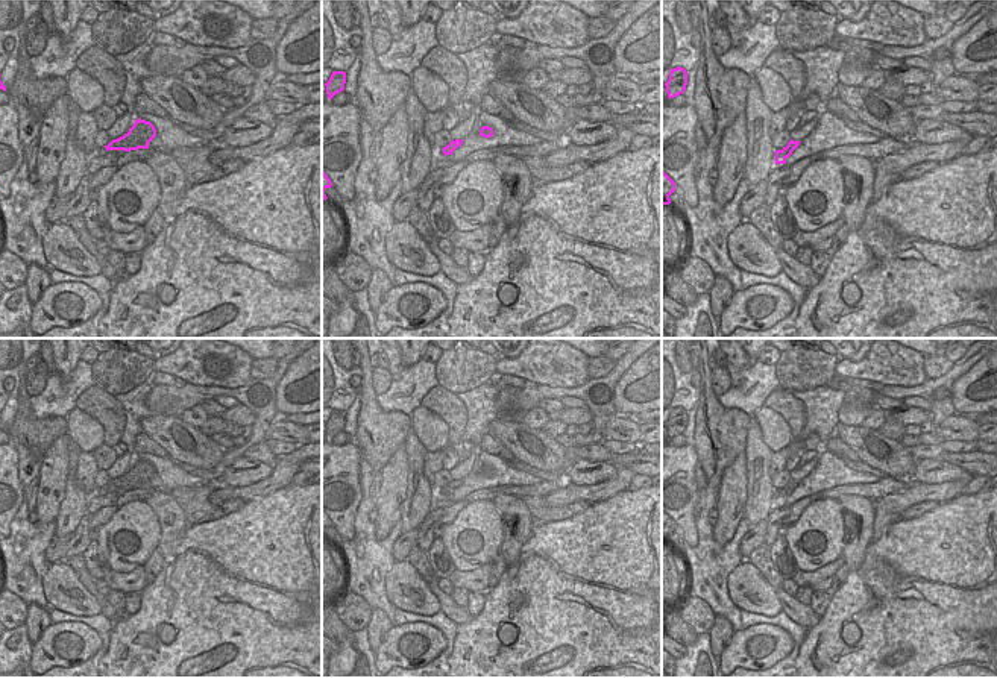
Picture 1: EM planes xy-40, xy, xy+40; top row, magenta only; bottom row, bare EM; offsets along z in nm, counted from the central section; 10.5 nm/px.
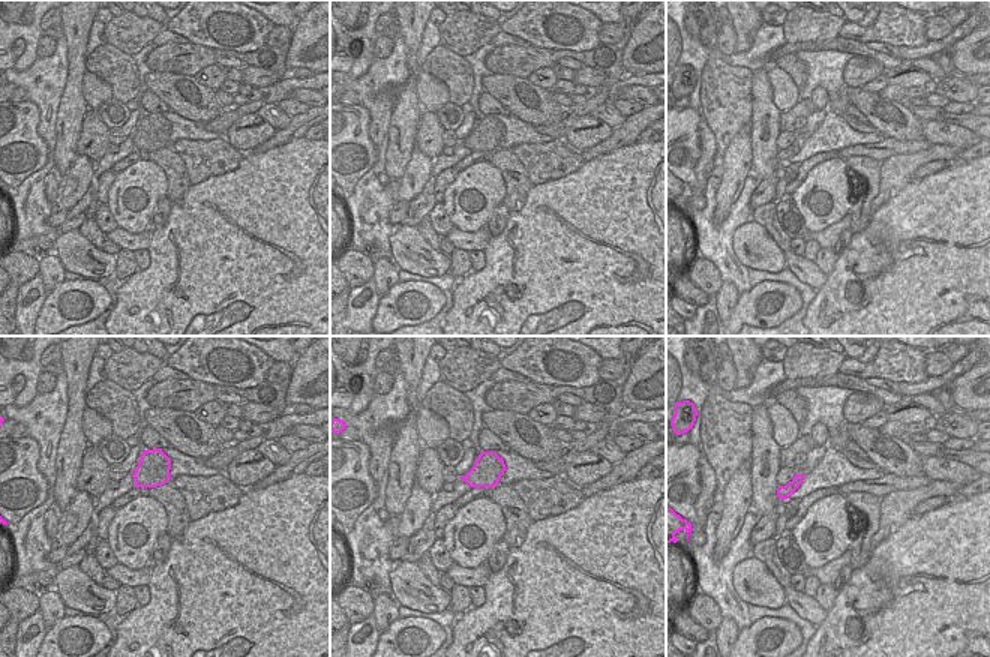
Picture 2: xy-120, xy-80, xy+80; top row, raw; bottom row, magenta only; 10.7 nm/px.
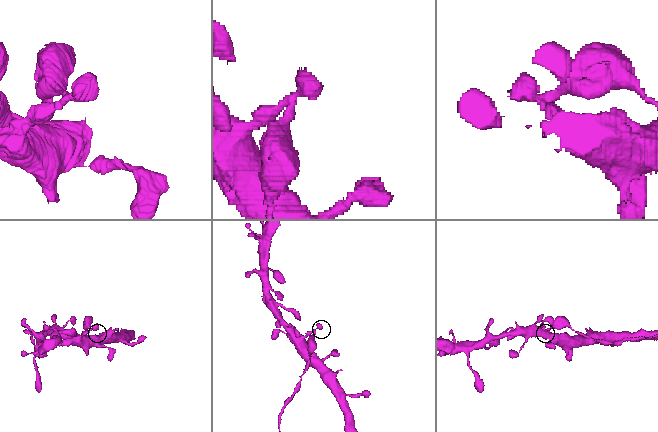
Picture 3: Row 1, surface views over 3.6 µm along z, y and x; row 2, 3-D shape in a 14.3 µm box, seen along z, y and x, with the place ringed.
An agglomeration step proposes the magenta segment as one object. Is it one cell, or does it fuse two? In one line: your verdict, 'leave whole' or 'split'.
split

